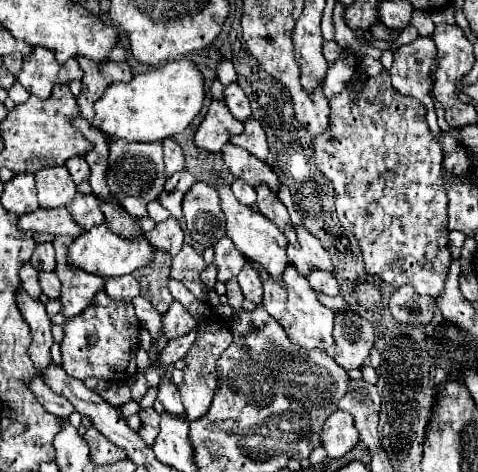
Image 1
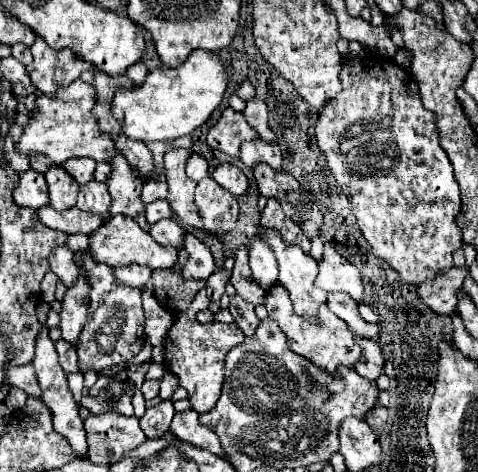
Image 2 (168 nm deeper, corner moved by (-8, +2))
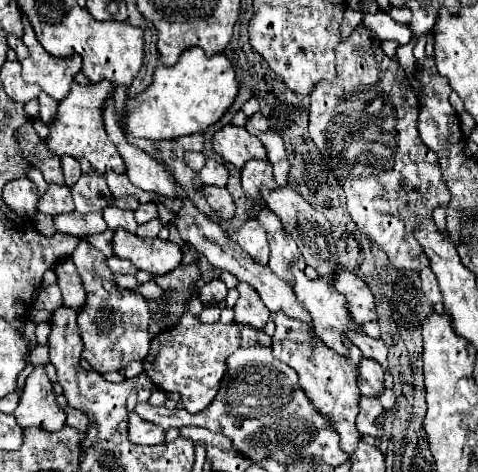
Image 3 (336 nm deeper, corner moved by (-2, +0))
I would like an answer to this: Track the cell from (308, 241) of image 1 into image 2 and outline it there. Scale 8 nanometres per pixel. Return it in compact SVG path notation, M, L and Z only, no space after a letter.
M324 243L322 259L318 261L316 287L324 291L346 291L356 303L362 303L360 271L344 259L330 243Z

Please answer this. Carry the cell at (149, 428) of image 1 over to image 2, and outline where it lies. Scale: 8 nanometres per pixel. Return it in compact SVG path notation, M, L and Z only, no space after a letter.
M170 399L158 403L156 407L146 409L144 417L140 419L140 427L148 439L160 439L170 429L170 421L174 417L174 405Z

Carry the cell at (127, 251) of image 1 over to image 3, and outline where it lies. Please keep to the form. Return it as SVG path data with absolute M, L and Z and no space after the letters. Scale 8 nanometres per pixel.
M118 229L114 233L112 249L114 249L114 255L118 255L122 259L130 259L136 265L136 269L148 271L150 275L166 275L166 273L174 271L182 261L180 245L176 245L172 241L162 241L162 239L140 239L138 235L122 231L122 229Z

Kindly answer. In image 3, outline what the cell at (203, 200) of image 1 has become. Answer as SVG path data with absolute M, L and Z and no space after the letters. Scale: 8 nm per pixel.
M204 187L204 195L210 203L210 207L222 217L222 219L232 219L236 213L236 205L232 195L228 193L226 187Z

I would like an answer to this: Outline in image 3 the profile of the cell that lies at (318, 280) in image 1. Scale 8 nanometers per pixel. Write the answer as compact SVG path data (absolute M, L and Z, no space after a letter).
M350 331L350 341L362 351L364 357L378 361L382 367L388 367L388 349L382 339L372 339L368 335Z

